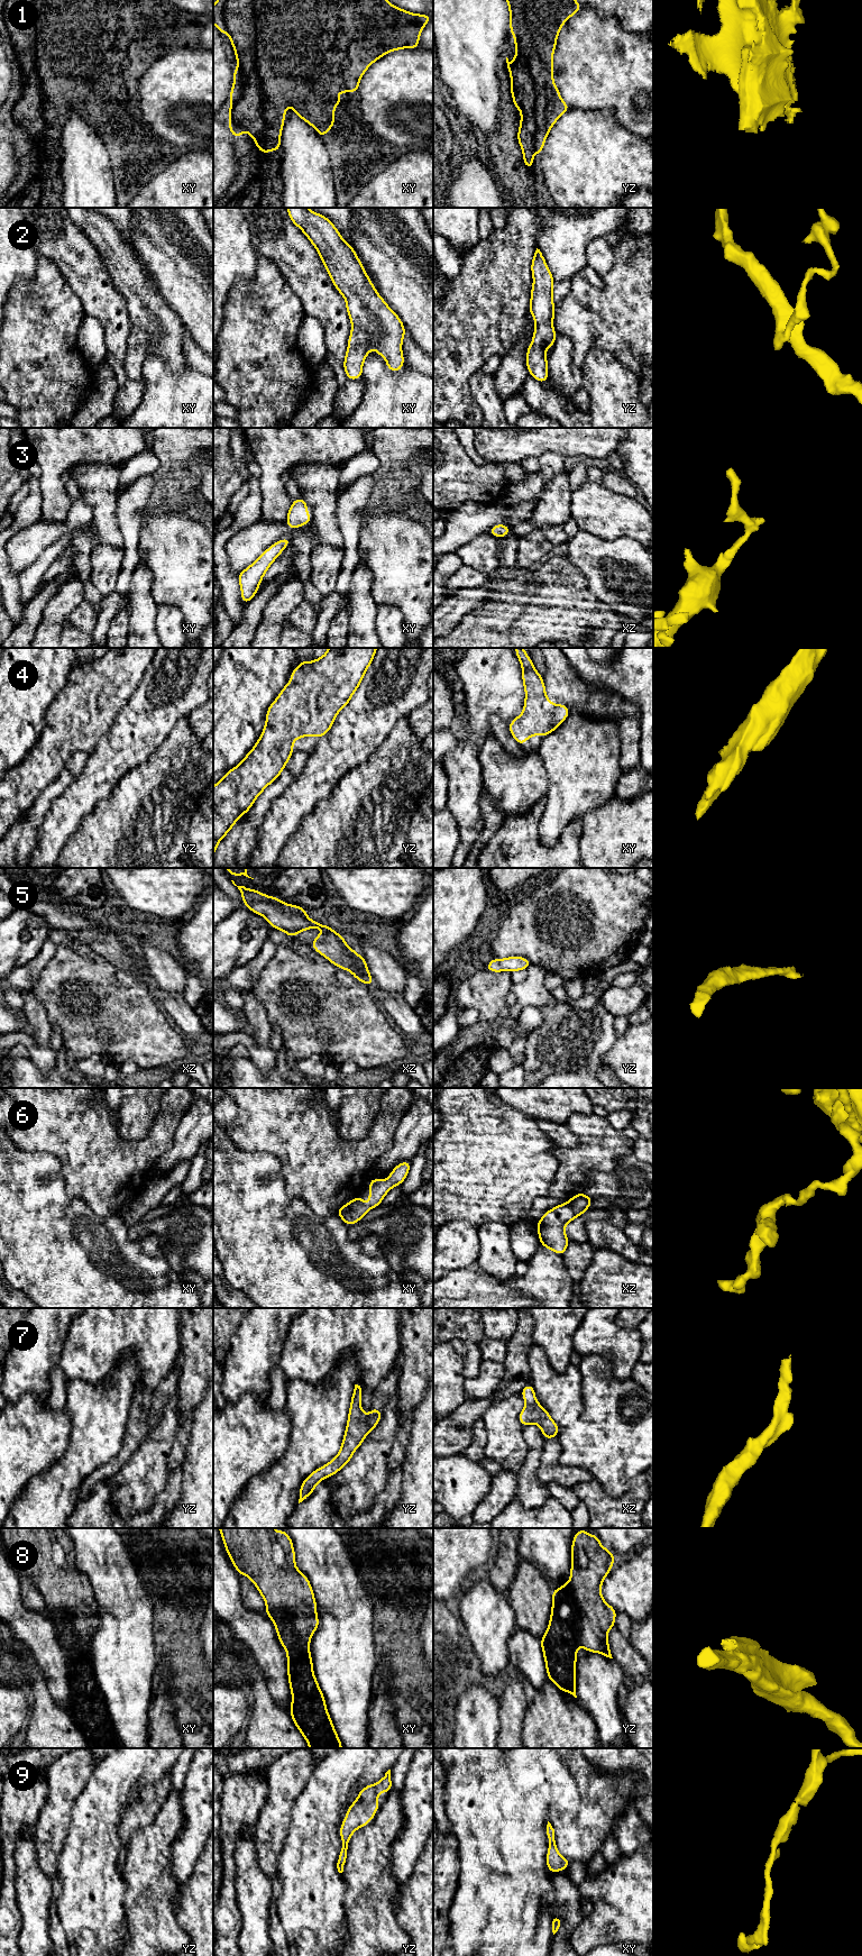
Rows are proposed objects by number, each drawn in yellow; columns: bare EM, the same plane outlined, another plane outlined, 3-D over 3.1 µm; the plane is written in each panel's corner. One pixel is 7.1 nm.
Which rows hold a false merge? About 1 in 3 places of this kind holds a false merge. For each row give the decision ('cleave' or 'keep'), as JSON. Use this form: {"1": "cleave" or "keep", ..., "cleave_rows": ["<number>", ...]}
{"1": "keep", "2": "keep", "3": "keep", "4": "keep", "5": "keep", "6": "keep", "7": "keep", "8": "cleave", "9": "keep", "cleave_rows": ["8"]}

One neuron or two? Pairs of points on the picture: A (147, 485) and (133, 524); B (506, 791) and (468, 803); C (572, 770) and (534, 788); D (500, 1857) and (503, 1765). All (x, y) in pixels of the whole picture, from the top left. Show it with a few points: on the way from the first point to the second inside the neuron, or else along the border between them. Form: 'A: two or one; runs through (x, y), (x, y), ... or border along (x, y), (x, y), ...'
A: one; runs through (137, 495), (133, 501), (133, 514)
B: two; border along (479, 762), (484, 788)
C: two; border along (540, 756), (548, 783), (546, 796)
D: one; runs through (500, 1835), (500, 1788)

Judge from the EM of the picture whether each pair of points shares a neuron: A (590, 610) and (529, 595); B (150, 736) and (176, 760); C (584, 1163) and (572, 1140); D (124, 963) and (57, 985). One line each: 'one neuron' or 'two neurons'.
A: one neuron
B: two neurons
C: two neurons
D: two neurons

